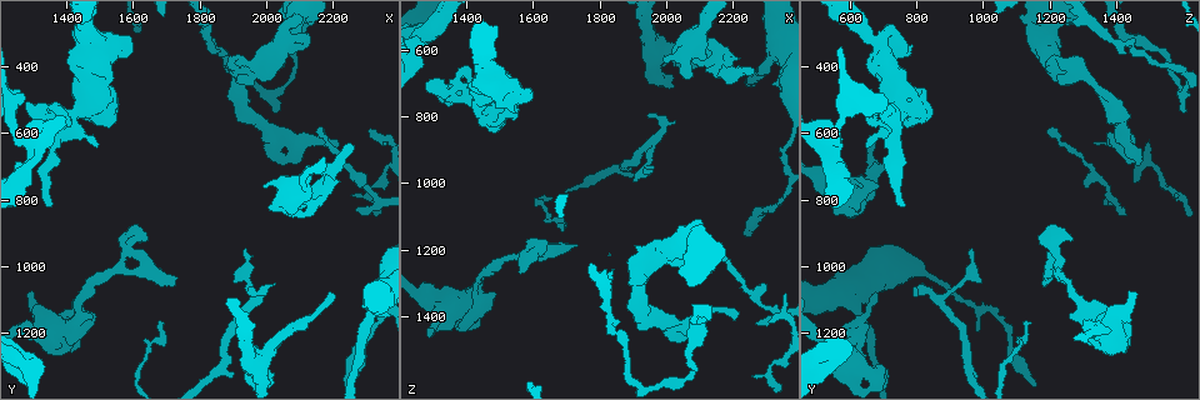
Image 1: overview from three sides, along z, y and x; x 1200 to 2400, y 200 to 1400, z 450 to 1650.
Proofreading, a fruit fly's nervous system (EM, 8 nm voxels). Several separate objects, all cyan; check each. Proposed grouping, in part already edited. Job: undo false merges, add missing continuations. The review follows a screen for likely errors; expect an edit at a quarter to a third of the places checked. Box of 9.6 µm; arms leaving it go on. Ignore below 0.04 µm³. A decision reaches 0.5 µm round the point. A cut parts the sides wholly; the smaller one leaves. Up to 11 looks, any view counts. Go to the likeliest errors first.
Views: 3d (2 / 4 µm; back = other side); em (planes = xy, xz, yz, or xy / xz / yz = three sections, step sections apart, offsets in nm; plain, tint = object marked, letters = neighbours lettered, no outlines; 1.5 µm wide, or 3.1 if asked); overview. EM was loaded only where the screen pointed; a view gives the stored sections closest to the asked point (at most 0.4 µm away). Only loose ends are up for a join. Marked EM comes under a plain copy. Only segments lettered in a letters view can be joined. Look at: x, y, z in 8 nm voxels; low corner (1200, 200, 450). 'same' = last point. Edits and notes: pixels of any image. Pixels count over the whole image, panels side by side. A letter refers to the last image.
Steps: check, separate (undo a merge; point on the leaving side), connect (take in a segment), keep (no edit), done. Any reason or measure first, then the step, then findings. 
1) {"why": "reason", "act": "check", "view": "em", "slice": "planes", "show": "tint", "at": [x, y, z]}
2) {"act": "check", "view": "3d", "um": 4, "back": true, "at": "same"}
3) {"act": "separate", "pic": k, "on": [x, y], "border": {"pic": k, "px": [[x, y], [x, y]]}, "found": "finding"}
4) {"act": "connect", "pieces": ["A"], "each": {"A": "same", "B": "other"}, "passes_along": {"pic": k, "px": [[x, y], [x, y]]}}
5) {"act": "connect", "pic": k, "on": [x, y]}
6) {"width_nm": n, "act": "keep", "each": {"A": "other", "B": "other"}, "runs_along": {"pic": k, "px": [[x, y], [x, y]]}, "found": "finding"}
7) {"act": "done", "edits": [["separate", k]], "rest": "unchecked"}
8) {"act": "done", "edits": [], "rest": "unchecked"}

{"why": "an open end", "act": "check", "view": "em", "slice": "planes", "show": "letters", "at": [2240, 630, 670]}

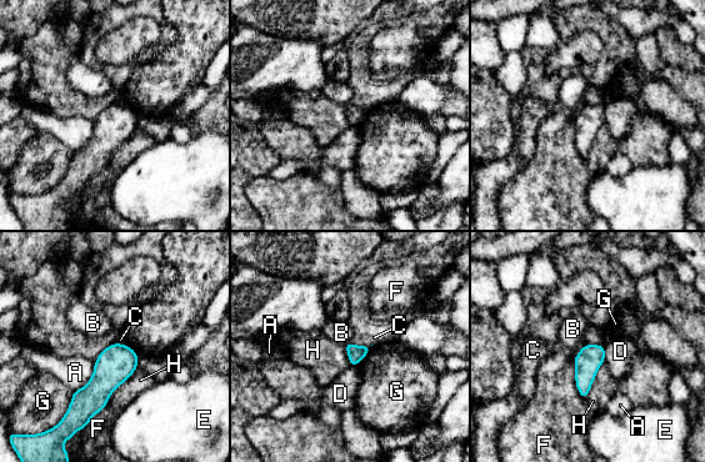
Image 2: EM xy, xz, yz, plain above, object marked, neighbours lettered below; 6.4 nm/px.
{"act": "keep", "each": {"A": "other", "B": "other", "C": "other", "D": "other", "E": "other", "F": "other", "G": "other", "H": "other"}, "border": {"pic": 2, "px": [[136, 367], [113, 392], [106, 405]]}, "found": "no lettered segment goes on from it"}

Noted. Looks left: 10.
{"why": "free end", "act": "check", "view": "3d", "um": 2, "at": [1950, 1070, 800]}

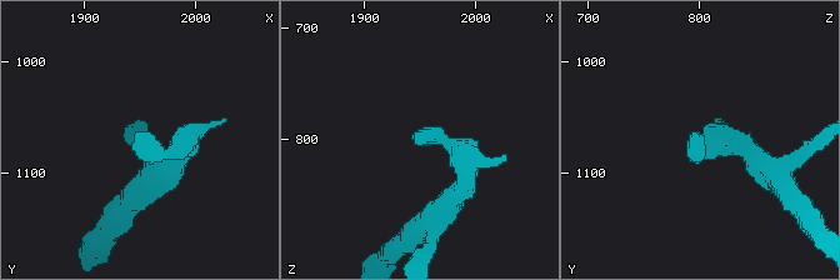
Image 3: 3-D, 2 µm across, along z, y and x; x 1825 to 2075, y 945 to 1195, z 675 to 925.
{"why": "now the EM", "act": "check", "view": "em", "slice": "xz", "step": 4, "show": "tint", "at": [1946, 1068, 802]}

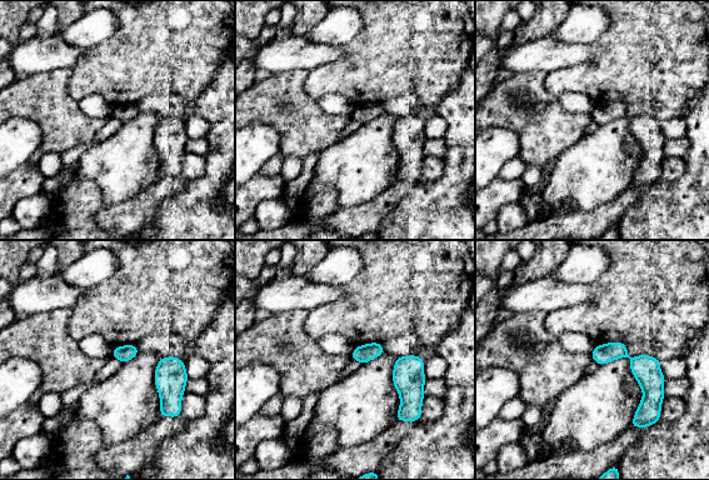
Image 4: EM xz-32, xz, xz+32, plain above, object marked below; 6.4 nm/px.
{"act": "check", "view": "em", "slice": "planes", "show": "letters", "at": "same"}

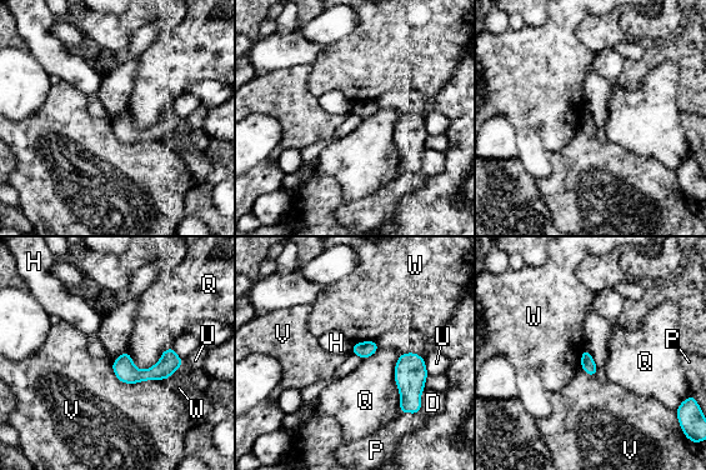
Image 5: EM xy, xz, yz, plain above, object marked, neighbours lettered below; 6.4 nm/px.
{"width_nm": 100, "act": "keep", "each": {"D": "other", "H": "other", "P": "other", "Q": "other", "U": "other", "V": "other", "W": "other"}, "border": {"pic": 5, "px": [[355, 343], [350, 351]]}, "found": "none of them fits"}

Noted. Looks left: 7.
{"why": "branch stops here", "act": "check", "view": "3d", "um": 2, "at": [2190, 1080, 680]}

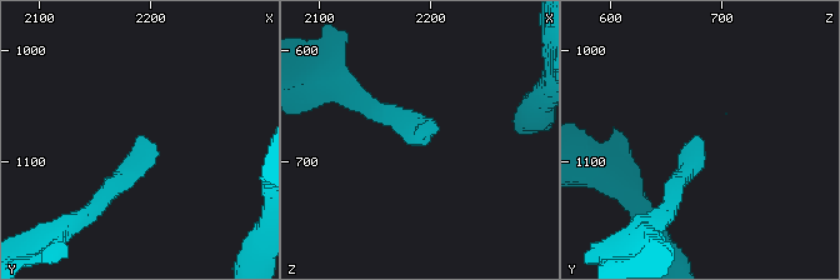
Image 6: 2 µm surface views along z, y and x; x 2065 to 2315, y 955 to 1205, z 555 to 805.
{"why": "need the tissue", "act": "check", "view": "em", "slice": "xy", "step": 8, "show": "tint", "at": [2188, 1080, 682]}

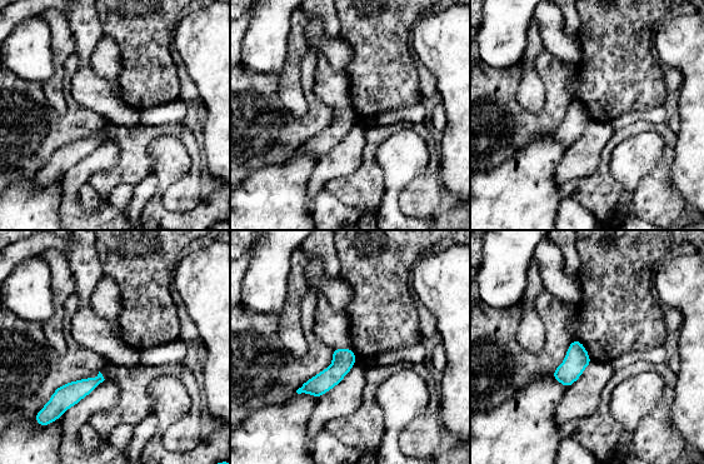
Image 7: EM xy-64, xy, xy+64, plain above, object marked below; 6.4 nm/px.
{"why": "cut it another way", "act": "check", "view": "em", "slice": "planes", "show": "letters", "at": "same"}

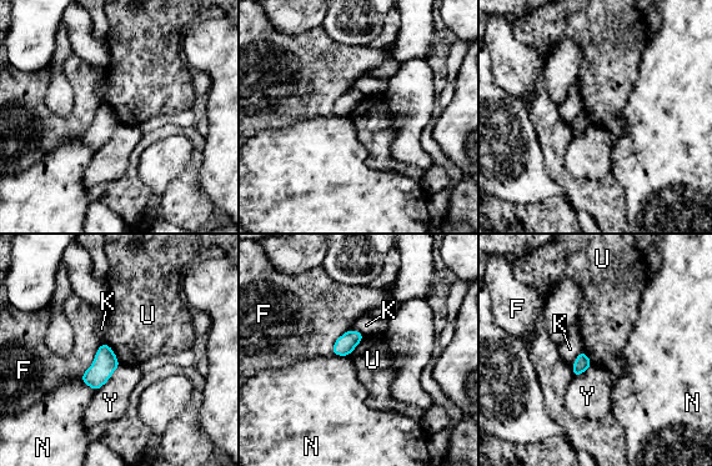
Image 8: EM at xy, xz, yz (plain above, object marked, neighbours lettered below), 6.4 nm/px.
{"act": "keep", "each": {"F": "other", "K": "other", "N": "other", "U": "other", "Y": "other"}, "border": {"pic": 8, "px": [[106, 342], [120, 364]]}, "found": "none of them fits"}

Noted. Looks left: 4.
{"why": "narrows sharply", "act": "check", "view": "em", "slice": "planes", "show": "letters", "at": [1850, 340, 1450]}

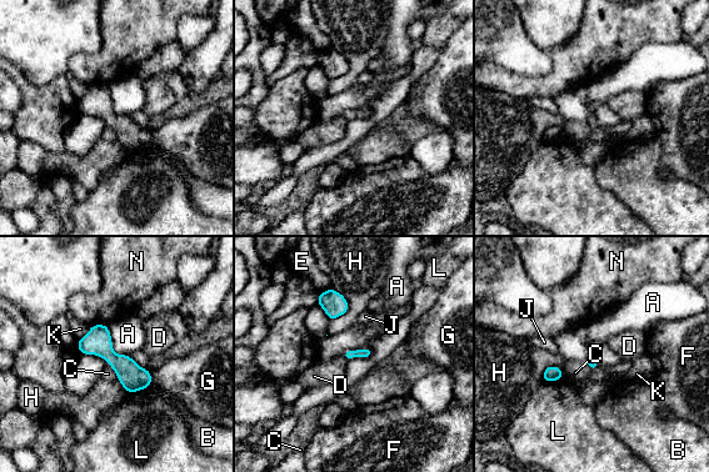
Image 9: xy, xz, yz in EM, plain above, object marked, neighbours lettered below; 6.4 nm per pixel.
{"longest_contact_nm": ["A", 240], "act": "keep", "each": {"A": "other", "B": "other", "C": "other", "D": "other", "E": "other", "F": "other", "G": "other", "H": "other", "J": "other", "K": "other", "L": "other", "N": "other"}, "border": {"pic": 9, "px": [[106, 325], [113, 350], [128, 355]]}, "found": "one neuron here"}

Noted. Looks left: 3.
{"act": "done", "edits": [], "rest": "unchecked"}

